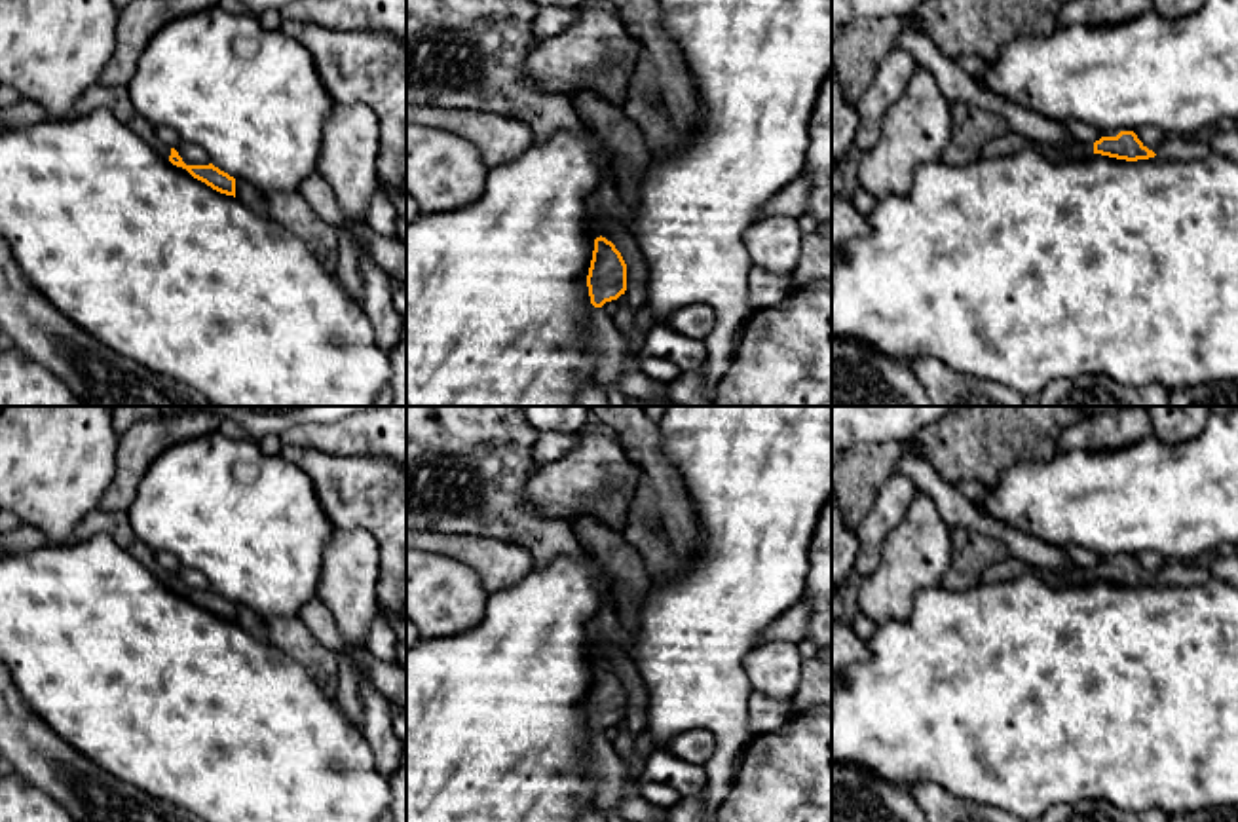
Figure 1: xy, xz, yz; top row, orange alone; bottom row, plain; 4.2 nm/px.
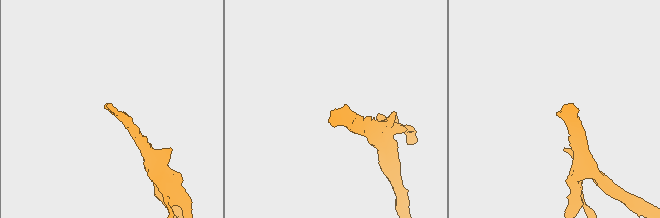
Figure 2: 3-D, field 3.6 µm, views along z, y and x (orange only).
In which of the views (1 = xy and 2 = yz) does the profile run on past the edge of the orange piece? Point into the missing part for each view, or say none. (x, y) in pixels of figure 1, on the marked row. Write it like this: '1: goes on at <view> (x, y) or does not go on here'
1: goes on at xy (116, 99)
2: goes on at yz (1174, 147)

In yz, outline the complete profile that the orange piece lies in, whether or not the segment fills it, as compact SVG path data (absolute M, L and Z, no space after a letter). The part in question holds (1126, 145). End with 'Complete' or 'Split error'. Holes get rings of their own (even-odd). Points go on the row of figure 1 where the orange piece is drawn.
M1103 129L1101 139L1086 144L1075 159L1109 156L1126 161L1162 158L1168 161L1192 161L1211 156L1213 150L1206 137L1166 135L1158 150L1149 150L1134 131Z. Split error

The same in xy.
M93 84L74 104L74 116L87 114L95 108L110 110L123 125L135 127L139 135L169 163L186 169L194 178L205 182L213 190L235 197L235 178L209 165L186 165L175 148L161 144L156 139L152 123L141 120L131 103L127 85Z. Split error

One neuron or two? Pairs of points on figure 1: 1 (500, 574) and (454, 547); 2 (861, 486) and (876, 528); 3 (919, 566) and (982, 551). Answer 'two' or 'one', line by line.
1: one
2: two
3: two

